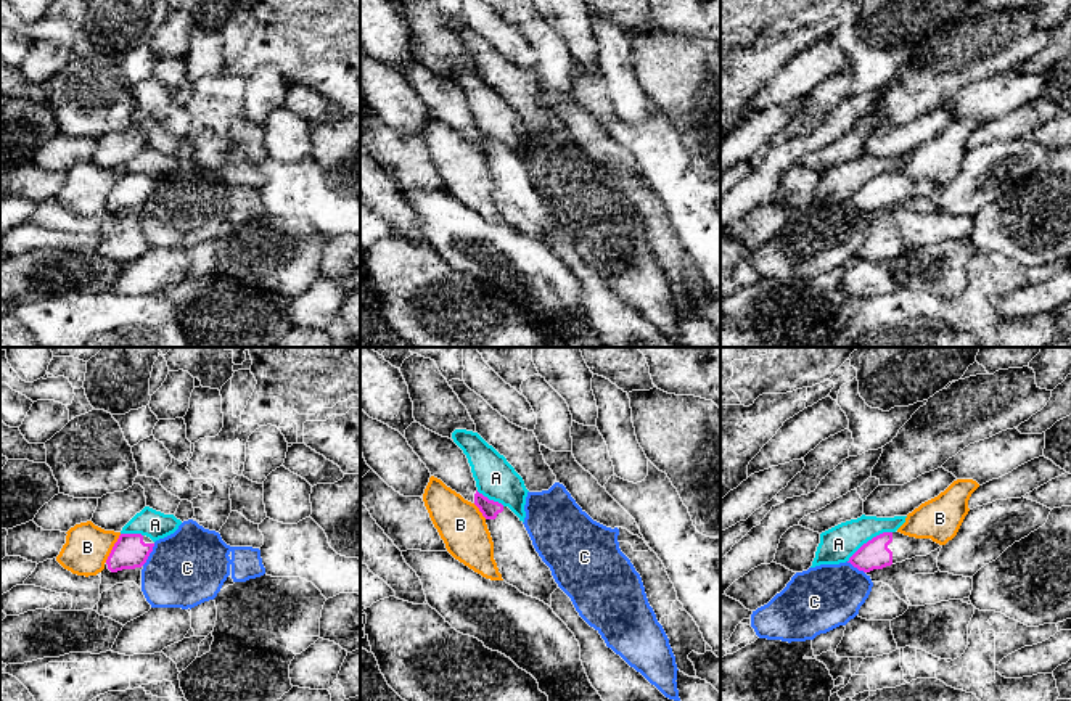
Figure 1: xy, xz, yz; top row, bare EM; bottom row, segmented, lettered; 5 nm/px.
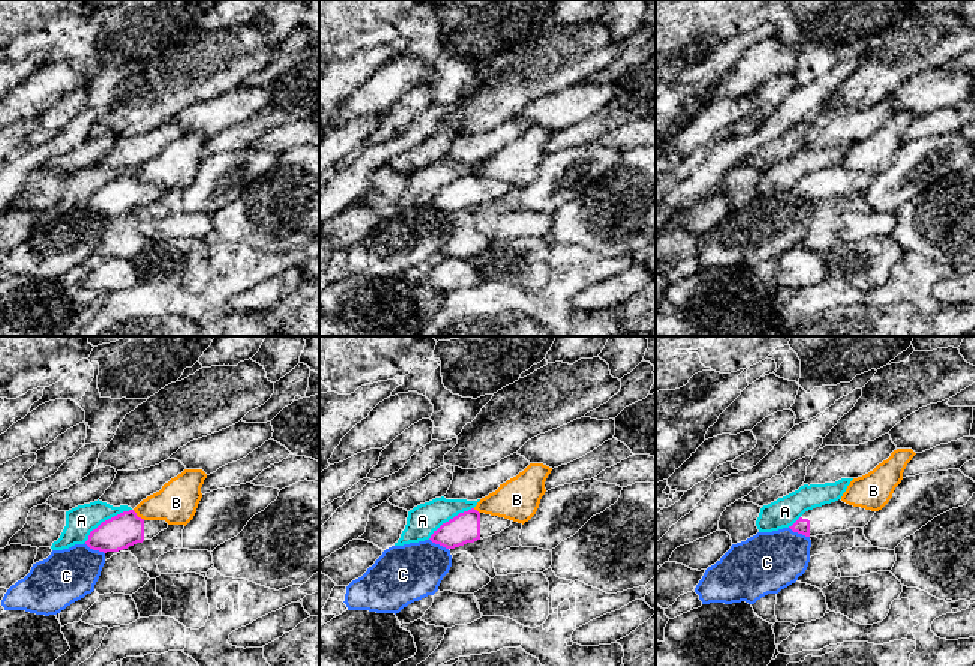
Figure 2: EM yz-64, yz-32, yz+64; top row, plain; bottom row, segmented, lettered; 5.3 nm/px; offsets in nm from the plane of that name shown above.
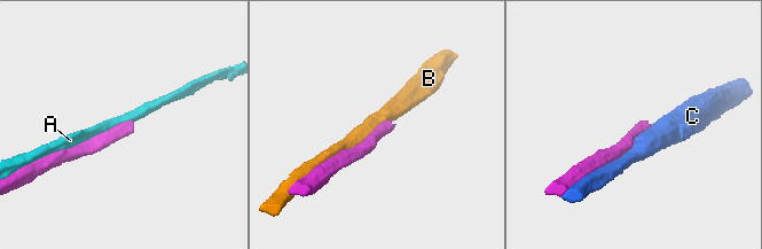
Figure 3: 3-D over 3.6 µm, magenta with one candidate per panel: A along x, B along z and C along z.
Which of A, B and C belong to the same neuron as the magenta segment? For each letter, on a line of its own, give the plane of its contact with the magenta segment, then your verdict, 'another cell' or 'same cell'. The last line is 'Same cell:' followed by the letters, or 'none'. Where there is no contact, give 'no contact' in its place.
A: yz | another cell
B: xy | another cell
C: xy | another cell
Same cell: none

